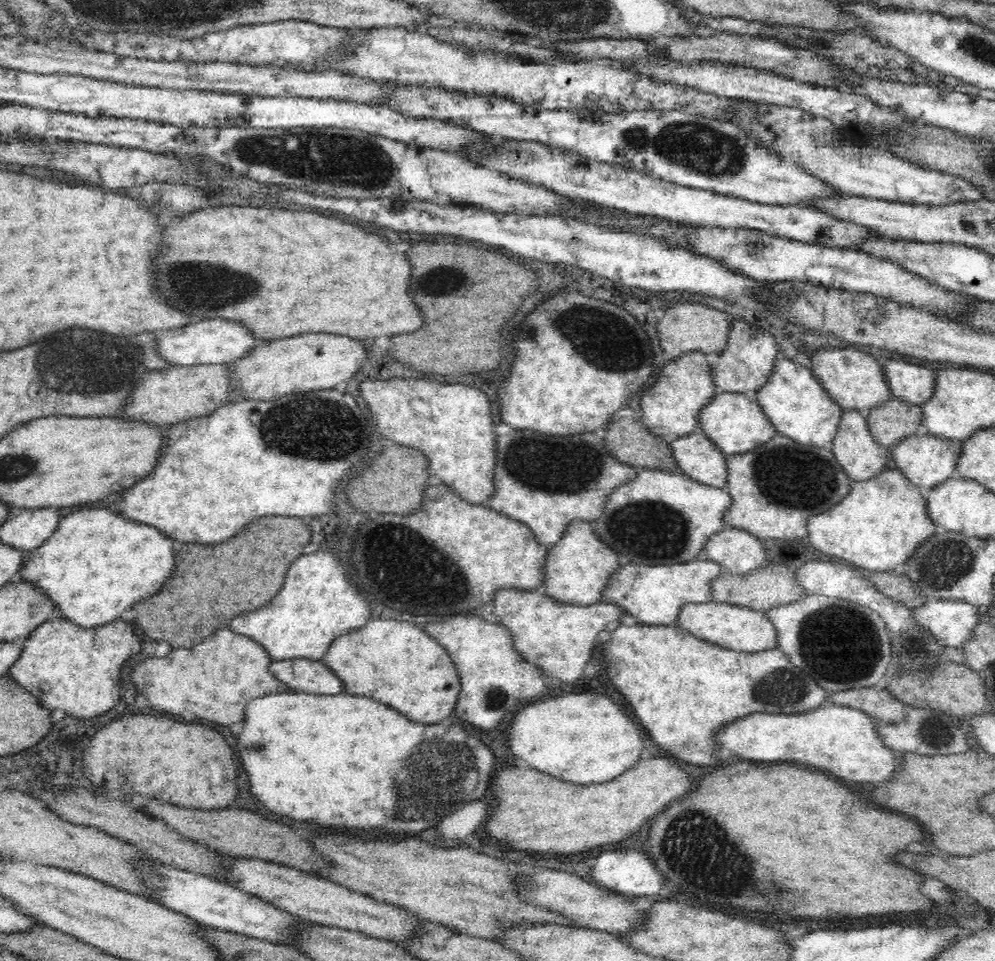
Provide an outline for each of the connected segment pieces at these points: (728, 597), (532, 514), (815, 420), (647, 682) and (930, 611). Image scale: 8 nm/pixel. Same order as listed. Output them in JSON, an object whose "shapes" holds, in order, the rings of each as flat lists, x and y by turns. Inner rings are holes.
{"shapes":[[[788,560,778,565,765,564,748,574,723,574,710,582,712,601,740,605,752,610,766,612,772,607,784,606,802,598,805,594,802,585,796,581,796,568]],[[518,430,498,436,494,490,486,505,524,523,542,546,556,544,574,518,593,523,612,490,634,478,637,469,618,462,596,434,548,436,534,430]],[[791,358,776,360,768,380,752,396,776,434,812,446,826,446,834,440,843,410,828,396,812,369,798,365]],[[620,624,612,632,612,637,606,641,606,644,603,644,604,647,604,666,608,670,608,680,612,682,612,686,626,698,628,706,632,708,636,720,644,726,644,730,650,734,650,738,666,752,672,754,671,757,673,760,680,758,684,762,690,762,690,764,698,764,698,766,712,766,716,764,718,758,712,756,712,750,714,748,720,748,716,746,714,742,714,734,720,726,728,724,728,722,734,722,736,718,742,718,742,716,748,716,752,712,768,712,768,714,794,714,796,712,804,712,806,710,814,710,814,708,822,707,825,703,826,696,829,692,822,690,815,680,812,680,806,672,800,672,796,666,790,662,790,659,778,649,778,647,763,650,759,653,746,653,738,652,735,650,723,649,721,646,713,645,711,642,699,639,694,636,690,631,680,628,677,624,674,625,642,625,637,624,634,626,625,626]],[[940,599,912,609,912,621,928,631,938,645,962,649,979,622,978,608,965,602]]]}

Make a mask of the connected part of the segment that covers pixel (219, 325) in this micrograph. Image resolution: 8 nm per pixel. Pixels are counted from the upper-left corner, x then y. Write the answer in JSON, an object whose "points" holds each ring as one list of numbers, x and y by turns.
{"points":[[214,318,208,322,194,322,184,328,180,326,176,330,160,330,156,340,158,355,164,361,168,361,168,364,178,366,228,365,244,358,244,354,254,346,256,344,244,326,222,318]]}

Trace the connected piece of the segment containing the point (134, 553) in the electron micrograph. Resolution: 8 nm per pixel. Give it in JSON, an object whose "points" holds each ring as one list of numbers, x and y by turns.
{"points":[[98,507,63,517,56,528,56,534,52,534,48,542,38,546,28,557,20,566,17,579,32,583,48,595,54,602,54,608,58,608,60,612,56,612,58,616,64,616,72,624,86,629,94,628,98,624,108,624,120,618,122,612,130,608,130,604,136,604,138,600,156,594,172,574,174,546,172,540,160,534,156,528,128,522,116,512,110,512,107,507]]}

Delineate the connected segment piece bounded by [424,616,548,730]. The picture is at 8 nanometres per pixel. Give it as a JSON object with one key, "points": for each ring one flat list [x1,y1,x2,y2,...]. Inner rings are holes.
{"points":[[456,616,442,622,430,622,424,628,450,654,460,677,460,696,454,714,472,726,490,730,506,722,508,712,528,704,546,692,546,676,530,664,512,643,512,635,504,625,482,616]]}

